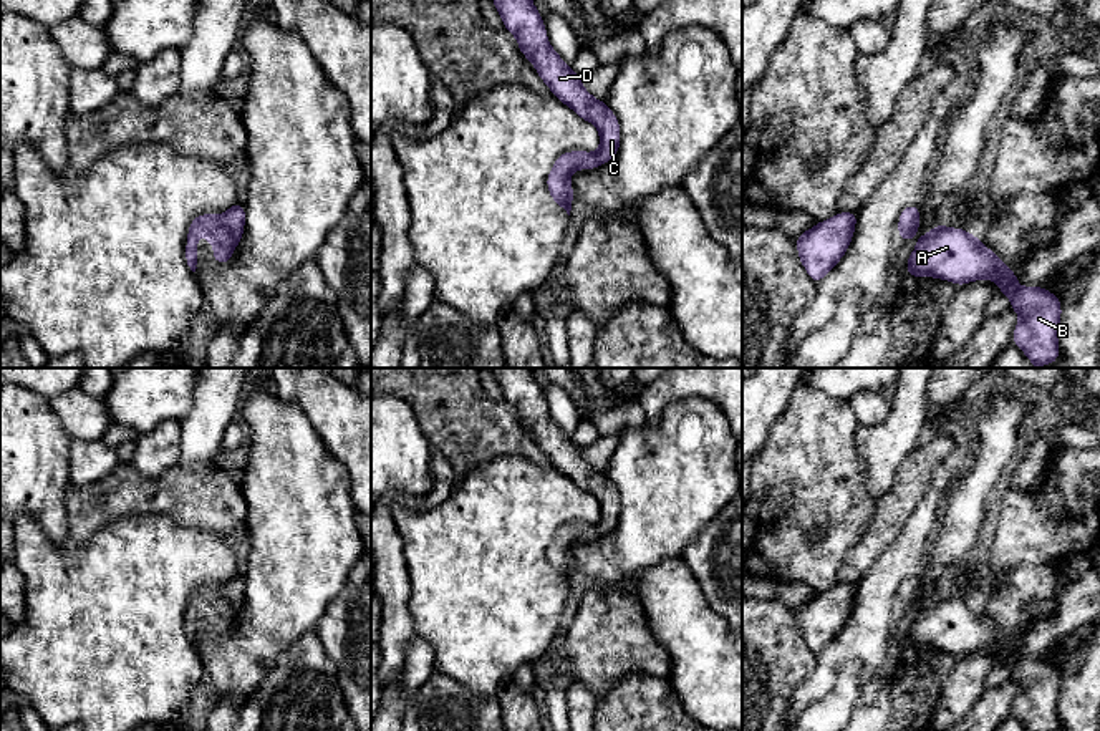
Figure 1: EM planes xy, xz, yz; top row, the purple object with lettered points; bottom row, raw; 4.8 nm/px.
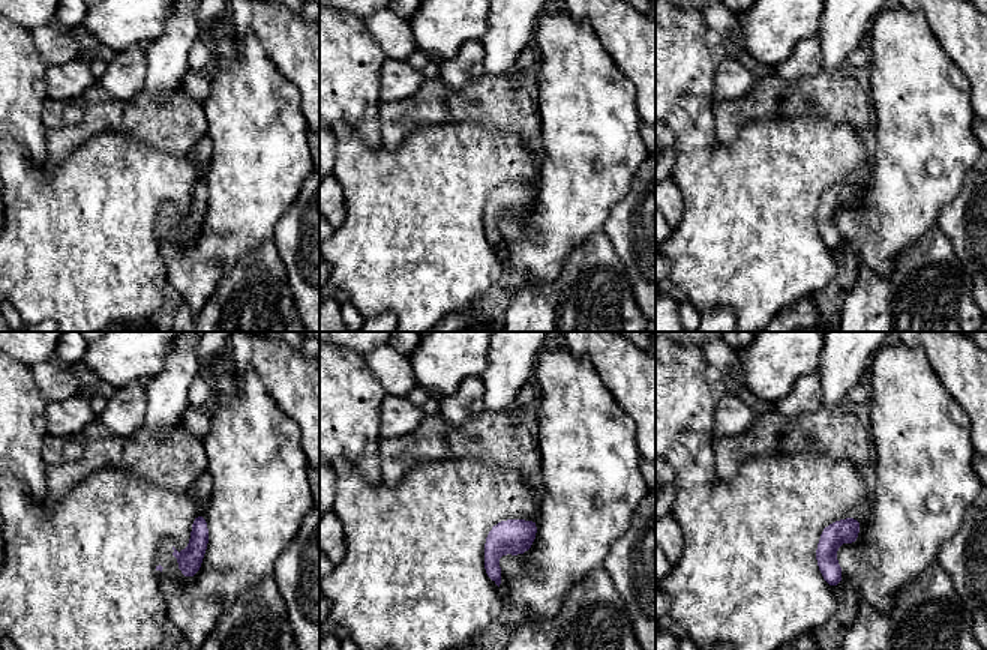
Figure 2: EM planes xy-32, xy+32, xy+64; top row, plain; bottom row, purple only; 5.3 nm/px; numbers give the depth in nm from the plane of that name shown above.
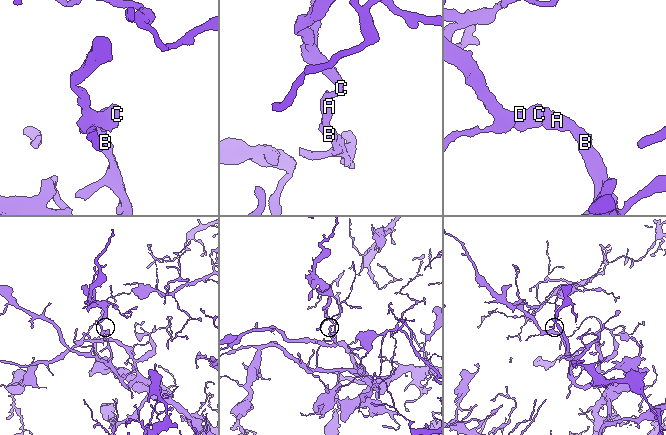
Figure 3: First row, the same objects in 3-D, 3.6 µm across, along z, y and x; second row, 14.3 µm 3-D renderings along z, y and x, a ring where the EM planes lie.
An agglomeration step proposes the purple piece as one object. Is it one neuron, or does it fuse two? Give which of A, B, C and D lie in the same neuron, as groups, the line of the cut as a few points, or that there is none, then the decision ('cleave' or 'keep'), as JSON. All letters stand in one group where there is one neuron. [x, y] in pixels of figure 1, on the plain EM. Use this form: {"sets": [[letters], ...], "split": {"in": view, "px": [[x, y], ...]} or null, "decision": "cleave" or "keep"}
{"sets": [["A", "B", "C", "D"]], "split": null, "decision": "keep"}

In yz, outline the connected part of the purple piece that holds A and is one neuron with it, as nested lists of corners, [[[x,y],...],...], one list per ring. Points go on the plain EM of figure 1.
[[[934,597],[933,602],[919,608],[914,623],[908,628],[906,641],[909,651],[918,646],[954,653],[958,658],[974,651],[994,651],[1002,666],[1011,670],[1011,680],[1019,685],[1012,713],[1029,731],[1057,731],[1059,729],[1059,696],[1060,670],[1044,658],[1019,658],[1017,646],[1006,638],[1002,632],[989,622],[982,612],[976,610],[964,600]]]

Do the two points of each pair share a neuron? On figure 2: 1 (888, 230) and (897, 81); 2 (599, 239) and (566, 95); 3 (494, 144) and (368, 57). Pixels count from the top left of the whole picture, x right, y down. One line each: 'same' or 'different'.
1: same
2: different
3: different

